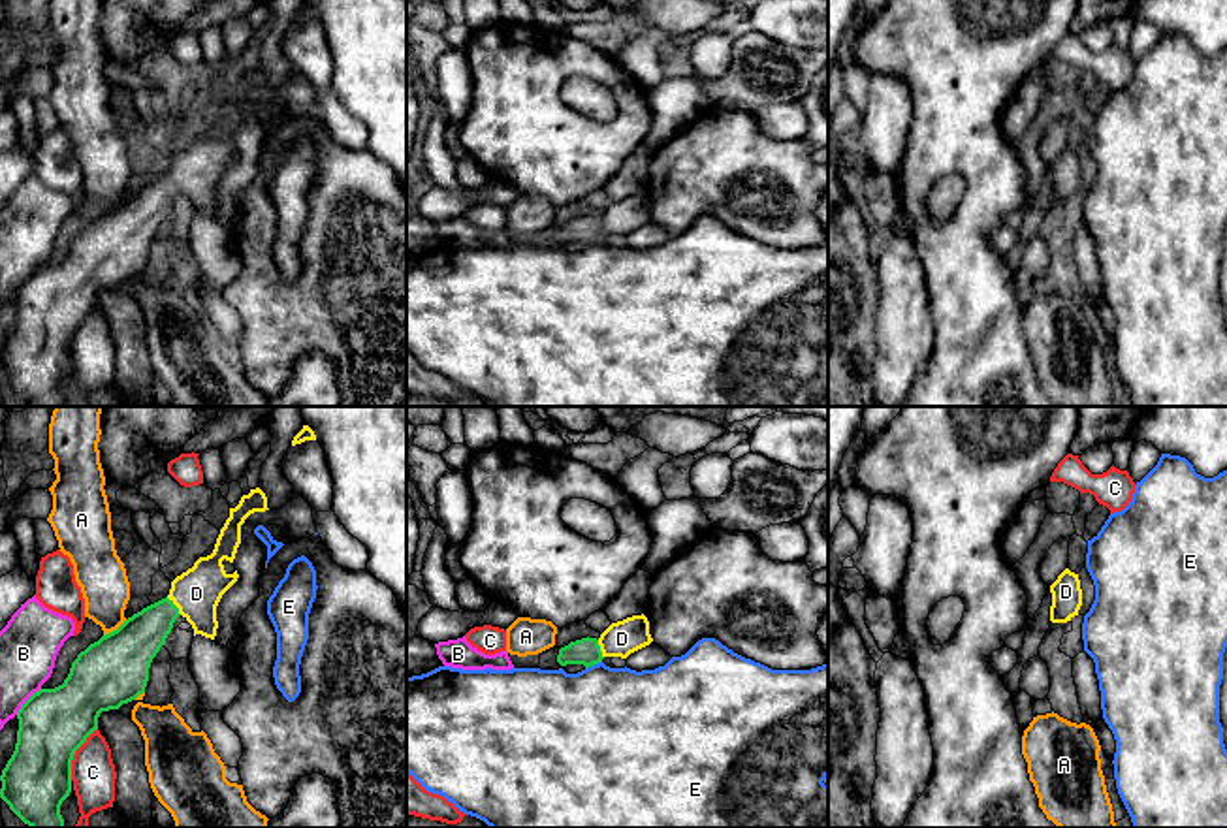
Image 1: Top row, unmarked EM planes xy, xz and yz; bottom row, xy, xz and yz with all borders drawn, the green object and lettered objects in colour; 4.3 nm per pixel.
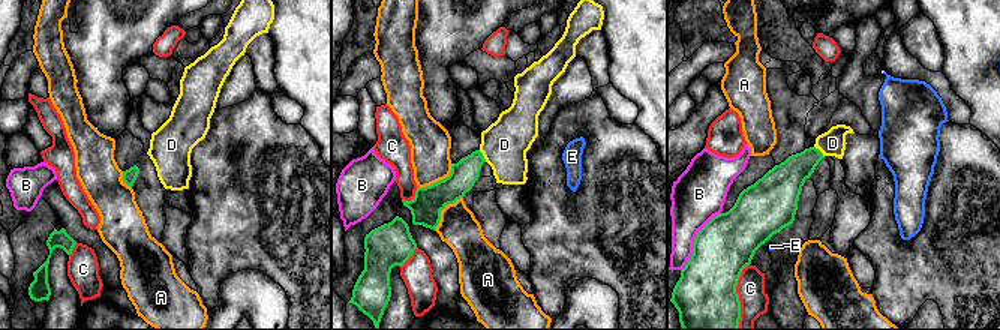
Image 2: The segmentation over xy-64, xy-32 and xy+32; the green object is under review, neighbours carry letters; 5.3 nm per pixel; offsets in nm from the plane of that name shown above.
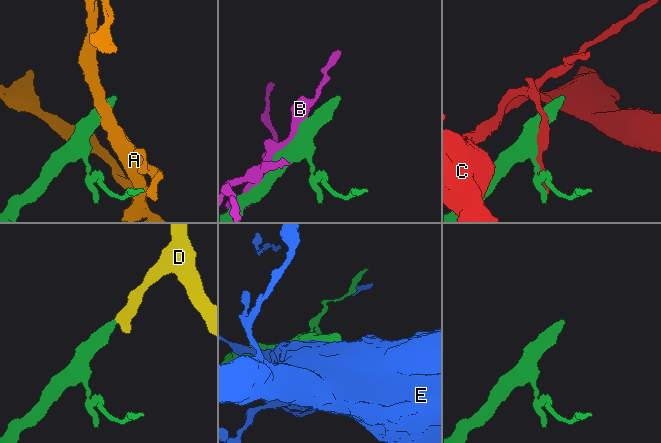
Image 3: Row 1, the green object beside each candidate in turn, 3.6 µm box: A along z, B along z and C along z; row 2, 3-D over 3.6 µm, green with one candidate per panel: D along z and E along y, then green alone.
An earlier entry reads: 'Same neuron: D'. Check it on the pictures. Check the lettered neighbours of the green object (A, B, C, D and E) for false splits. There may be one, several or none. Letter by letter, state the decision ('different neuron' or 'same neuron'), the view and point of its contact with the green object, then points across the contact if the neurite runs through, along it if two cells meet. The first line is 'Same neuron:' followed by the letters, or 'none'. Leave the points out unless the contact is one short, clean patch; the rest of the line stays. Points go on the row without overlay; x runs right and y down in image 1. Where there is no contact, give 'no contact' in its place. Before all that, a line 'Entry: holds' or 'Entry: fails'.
Entry: holds
Same neuron: D
A: different neuron | xy (117, 207) | along xy (127, 198), (104, 215)
B: different neuron | xy (27, 279)
C: different neuron | xy (74, 332)
D: same neuron | xy (175, 185) | across xy (134, 222), (175, 185), (196, 172)
E: different neuron | xz (593, 241)

